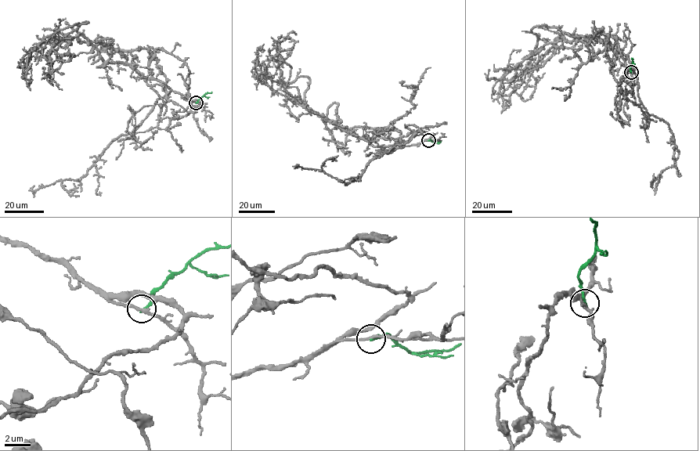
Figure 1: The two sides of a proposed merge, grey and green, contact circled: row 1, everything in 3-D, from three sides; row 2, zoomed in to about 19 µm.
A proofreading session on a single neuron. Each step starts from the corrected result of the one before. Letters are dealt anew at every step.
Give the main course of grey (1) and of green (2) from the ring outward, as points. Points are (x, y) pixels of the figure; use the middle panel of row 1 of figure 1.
1: (428, 140), (373, 146), (301, 102), (274, 92), (258, 78), (264, 63), (262, 73)
2: (428, 140), (441, 141)

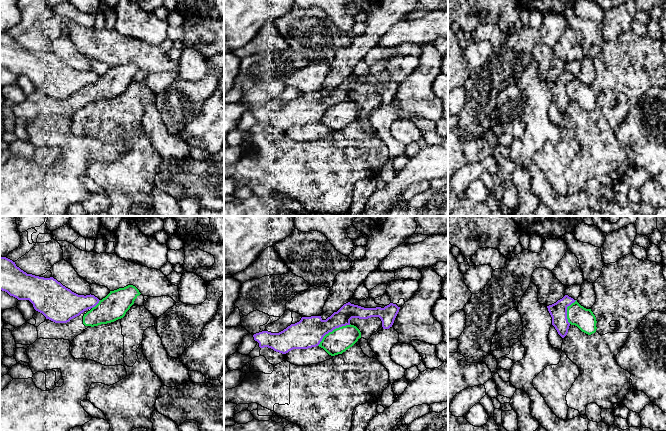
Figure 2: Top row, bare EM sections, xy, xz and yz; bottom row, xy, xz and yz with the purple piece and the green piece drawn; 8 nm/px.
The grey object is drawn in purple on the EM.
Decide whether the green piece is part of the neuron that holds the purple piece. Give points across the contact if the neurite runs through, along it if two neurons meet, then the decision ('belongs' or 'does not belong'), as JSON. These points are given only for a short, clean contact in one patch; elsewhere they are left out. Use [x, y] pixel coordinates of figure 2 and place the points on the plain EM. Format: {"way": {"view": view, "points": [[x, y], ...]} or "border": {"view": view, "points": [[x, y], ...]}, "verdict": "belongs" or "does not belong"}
{"border": {"view": "xz", "points": [[350, 100], [339, 102], [329, 107], [317, 121]]}, "verdict": "does not belong"}

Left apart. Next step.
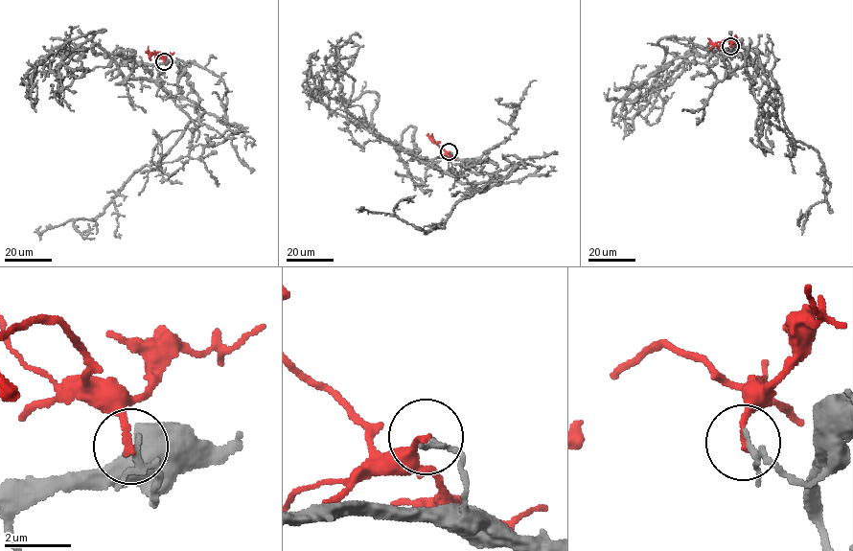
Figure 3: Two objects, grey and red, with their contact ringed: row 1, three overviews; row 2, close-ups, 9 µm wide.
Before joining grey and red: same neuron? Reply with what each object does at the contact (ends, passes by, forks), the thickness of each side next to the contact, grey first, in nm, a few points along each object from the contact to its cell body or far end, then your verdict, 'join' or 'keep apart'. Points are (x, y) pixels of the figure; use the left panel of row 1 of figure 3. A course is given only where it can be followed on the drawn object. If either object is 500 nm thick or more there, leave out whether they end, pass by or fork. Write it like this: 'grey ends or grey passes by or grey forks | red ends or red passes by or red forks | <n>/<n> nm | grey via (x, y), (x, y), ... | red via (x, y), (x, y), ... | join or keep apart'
grey passes by | red ends | 140/200 nm | grey via (165, 60), (175, 62), (197, 94), (198, 126), (189, 153), (138, 170), (94, 220), (36, 232), (40, 226) | red via (165, 60), (159, 53), (149, 54), (148, 46) | keep apart

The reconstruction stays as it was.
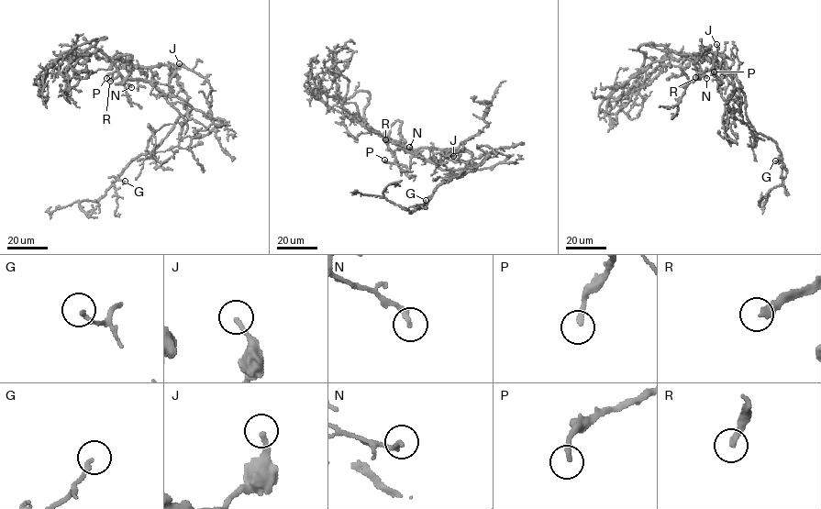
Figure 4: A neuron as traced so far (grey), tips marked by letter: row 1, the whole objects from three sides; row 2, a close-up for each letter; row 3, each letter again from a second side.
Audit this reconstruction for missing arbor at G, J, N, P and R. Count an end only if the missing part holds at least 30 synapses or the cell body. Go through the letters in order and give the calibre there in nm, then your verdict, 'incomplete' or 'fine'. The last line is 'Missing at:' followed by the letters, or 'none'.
G: calibre 170 nm; fine
J: calibre 180 nm; fine
N: calibre 220 nm; fine
P: calibre 220 nm; fine
R: calibre 240 nm; incomplete
Missing at: R

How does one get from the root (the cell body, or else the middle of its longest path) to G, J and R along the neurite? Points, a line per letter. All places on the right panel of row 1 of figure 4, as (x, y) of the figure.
G: (734, 75), (736, 73), (744, 94), (746, 115), (754, 130), (770, 137), (776, 144), (782, 157), (775, 160)
J: (734, 75), (717, 61), (707, 59), (705, 54), (709, 49), (715, 51), (716, 44)
R: (734, 75), (720, 67), (697, 70), (695, 77)

